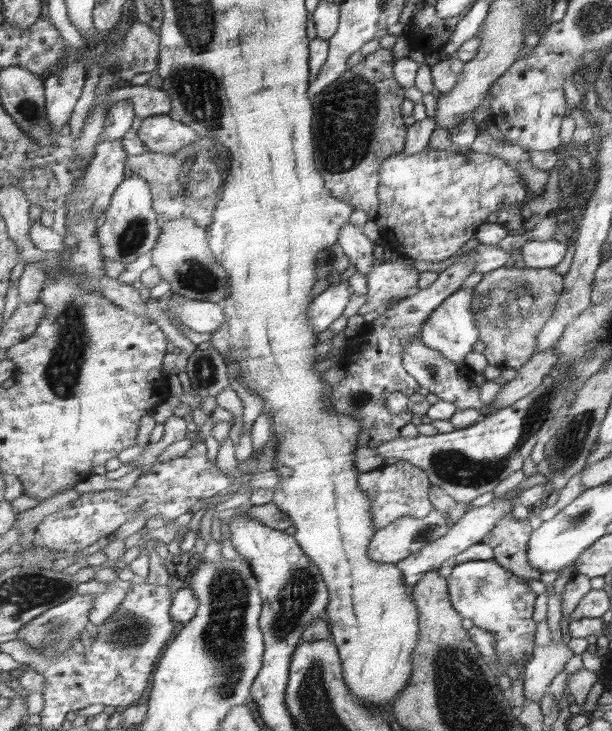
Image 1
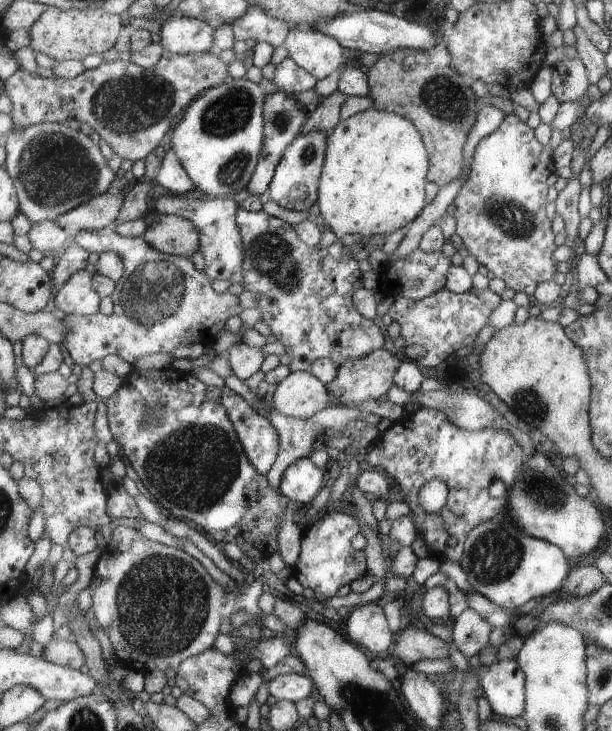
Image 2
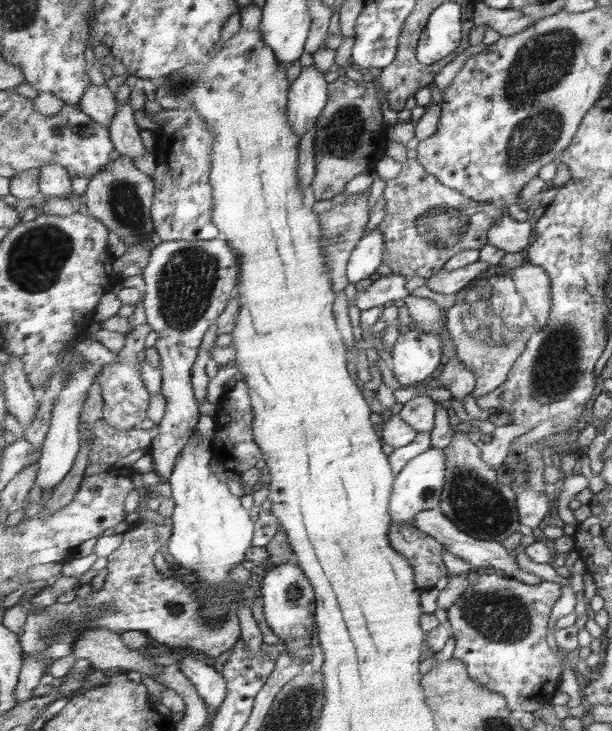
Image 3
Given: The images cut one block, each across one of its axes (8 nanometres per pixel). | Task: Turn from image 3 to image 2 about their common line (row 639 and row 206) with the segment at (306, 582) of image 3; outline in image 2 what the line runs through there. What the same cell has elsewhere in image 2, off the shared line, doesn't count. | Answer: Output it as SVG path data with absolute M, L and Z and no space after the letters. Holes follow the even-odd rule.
M331 130L303 132L287 148L283 160L277 166L269 189L270 199L287 210L309 210L318 201L321 175L330 145Z

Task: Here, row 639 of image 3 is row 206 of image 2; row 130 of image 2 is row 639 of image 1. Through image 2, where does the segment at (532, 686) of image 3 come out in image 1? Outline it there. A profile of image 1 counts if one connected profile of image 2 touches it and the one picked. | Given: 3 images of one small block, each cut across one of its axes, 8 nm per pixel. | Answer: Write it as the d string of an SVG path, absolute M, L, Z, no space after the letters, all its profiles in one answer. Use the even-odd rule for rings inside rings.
M492 558L458 564L448 579L448 589L451 601L459 614L470 618L479 628L495 635L497 662L492 665L494 670L498 674L499 671L507 674L509 665L514 663L519 672L523 672L526 669L523 656L530 655L531 658L537 632L537 622L533 620L537 594L533 592L531 584L515 576L511 570L507 570L507 567L501 566Z

